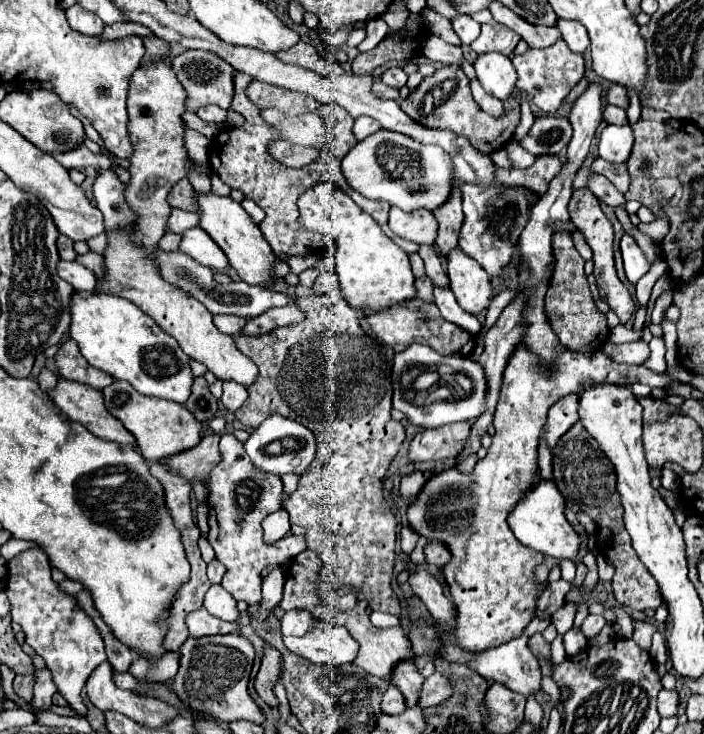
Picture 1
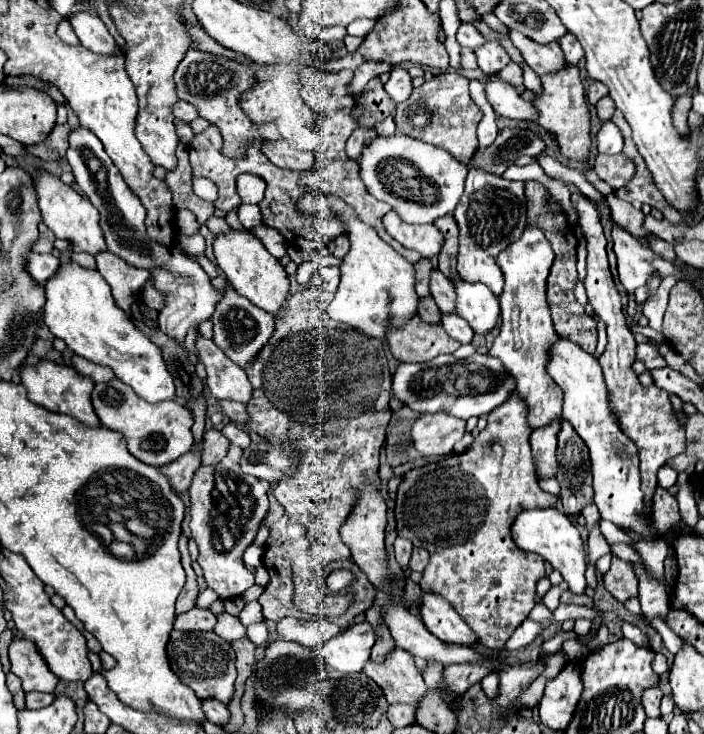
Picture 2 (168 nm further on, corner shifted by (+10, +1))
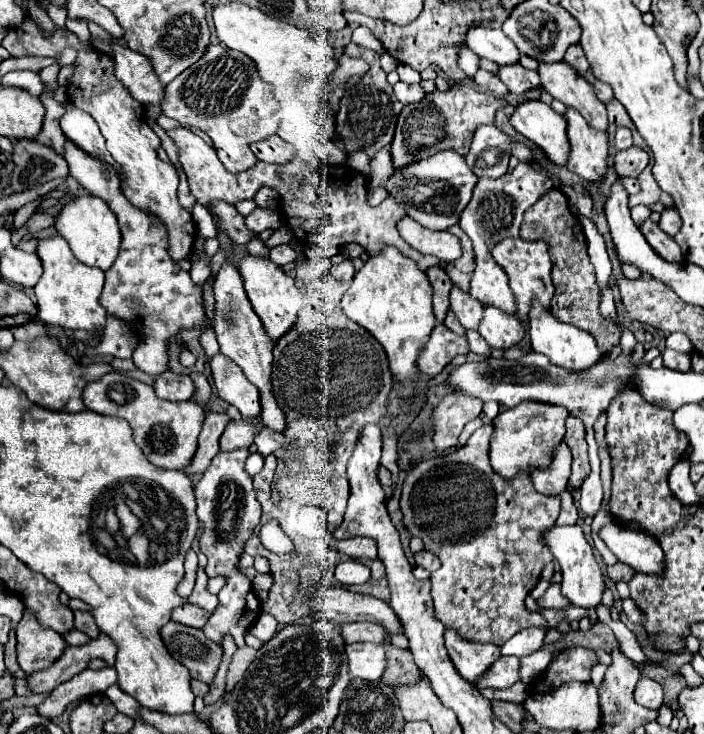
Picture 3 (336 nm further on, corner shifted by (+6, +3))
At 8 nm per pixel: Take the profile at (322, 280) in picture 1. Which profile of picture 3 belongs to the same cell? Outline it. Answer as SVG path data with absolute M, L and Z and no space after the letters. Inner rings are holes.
M344 260L344 262L340 262L340 264L334 264L330 274L332 274L336 280L344 280L344 282L350 282L350 280L354 278L356 270L354 270L354 264L352 264L350 260Z

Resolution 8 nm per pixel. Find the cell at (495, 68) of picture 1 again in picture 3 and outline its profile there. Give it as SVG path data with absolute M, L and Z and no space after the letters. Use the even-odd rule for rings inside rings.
M540 100L524 102L510 116L510 124L544 150L546 158L556 166L568 164L566 120Z

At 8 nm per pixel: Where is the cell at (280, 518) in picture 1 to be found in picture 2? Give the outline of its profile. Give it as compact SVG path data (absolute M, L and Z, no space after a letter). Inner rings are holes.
M252 544L244 552L244 562L248 566L258 568L258 566L262 566L262 556L264 556L264 544Z

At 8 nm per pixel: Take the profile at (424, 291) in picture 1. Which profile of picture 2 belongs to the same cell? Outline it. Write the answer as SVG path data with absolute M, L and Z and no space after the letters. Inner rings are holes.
M430 296L420 298L420 302L418 302L418 314L428 324L440 324L440 310L438 310L436 302Z

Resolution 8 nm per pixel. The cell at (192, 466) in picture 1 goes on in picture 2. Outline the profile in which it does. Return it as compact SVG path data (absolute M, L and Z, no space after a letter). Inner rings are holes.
M206 430L202 444L202 464L218 464L228 452L228 438L220 430Z

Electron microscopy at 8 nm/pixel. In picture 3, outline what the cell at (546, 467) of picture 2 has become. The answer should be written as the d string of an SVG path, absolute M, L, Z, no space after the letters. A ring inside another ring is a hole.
M562 442L556 448L556 458L548 470L538 470L532 474L532 482L536 492L544 496L558 496L566 490L568 486L568 476L570 476L570 464L572 464L572 454L568 446Z

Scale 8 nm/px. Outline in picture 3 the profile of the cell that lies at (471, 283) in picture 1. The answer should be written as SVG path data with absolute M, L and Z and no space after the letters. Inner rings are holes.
M484 306L484 318L478 332L492 348L508 350L522 342L524 324L518 322L518 318L512 318L502 310L496 310L494 306Z

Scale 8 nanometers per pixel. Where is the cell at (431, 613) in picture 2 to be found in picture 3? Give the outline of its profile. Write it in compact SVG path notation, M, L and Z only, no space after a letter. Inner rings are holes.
M446 630L444 638L454 668L470 684L476 684L488 672L488 666L492 666L492 662L500 658L500 648L494 644L468 642L454 630Z

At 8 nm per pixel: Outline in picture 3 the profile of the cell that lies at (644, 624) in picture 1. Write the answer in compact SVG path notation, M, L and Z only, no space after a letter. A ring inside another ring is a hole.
M542 628L522 630L522 632L514 634L514 636L502 646L502 652L504 652L506 656L516 656L516 658L534 654L536 650L542 648L544 636L546 636L546 630L542 630Z

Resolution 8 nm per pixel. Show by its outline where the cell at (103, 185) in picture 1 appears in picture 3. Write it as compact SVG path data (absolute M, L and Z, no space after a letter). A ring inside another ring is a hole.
M70 100L64 102L64 108L66 108L66 112L64 112L64 116L60 118L62 132L64 132L76 146L84 148L88 154L98 156L98 158L110 162L110 164L118 170L120 178L124 178L120 166L118 166L118 164L112 160L112 156L108 154L108 150L106 150L106 146L104 146L104 138L102 138L102 134L100 134L100 130L98 130L98 124L94 122L94 118L92 118L90 114L86 114L84 110L78 110L76 106L72 106Z

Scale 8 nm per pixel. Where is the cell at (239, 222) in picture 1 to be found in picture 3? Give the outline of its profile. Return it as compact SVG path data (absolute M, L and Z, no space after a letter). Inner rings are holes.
M246 256L240 262L240 274L244 280L244 288L248 294L248 300L254 308L254 312L260 316L260 322L266 330L266 334L270 334L270 338L276 342L278 338L282 338L296 322L298 318L298 310L302 304L302 294L294 284L294 278L290 278L288 274L284 274L280 270L280 266L272 264L270 258L256 258L256 256Z

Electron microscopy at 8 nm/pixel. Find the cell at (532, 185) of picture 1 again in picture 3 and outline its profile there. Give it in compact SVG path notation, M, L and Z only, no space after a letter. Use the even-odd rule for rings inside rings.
M550 190L534 206L530 206L524 212L520 238L542 240L548 244L548 252L552 258L552 284L556 288L550 308L556 314L556 318L560 318L562 322L574 324L580 330L586 330L588 334L592 334L598 344L598 350L602 354L608 354L612 346L620 342L620 328L614 322L606 320L598 310L600 286L596 284L594 266L588 260L584 230L580 226L580 220L570 212L568 198L560 190Z

